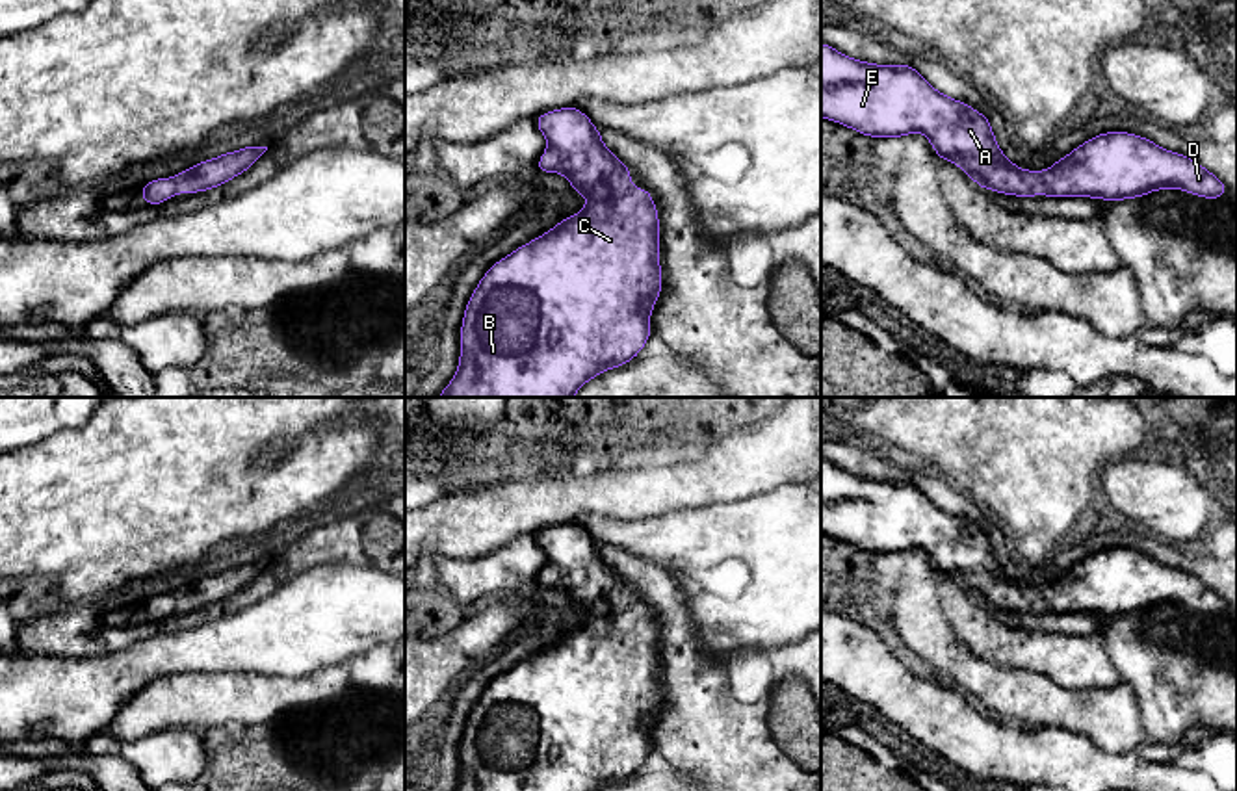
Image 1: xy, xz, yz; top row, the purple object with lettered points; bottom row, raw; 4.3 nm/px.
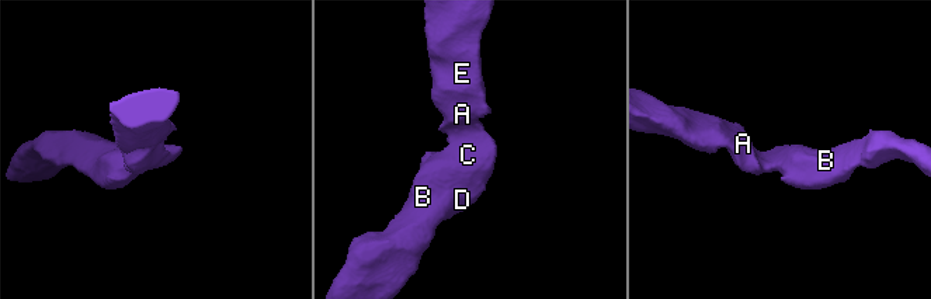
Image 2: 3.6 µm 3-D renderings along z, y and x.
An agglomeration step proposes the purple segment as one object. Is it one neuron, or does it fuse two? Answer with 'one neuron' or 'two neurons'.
one neuron

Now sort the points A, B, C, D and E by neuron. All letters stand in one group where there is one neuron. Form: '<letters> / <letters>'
A B C D E

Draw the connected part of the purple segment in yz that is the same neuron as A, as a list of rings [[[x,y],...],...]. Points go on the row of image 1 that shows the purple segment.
[[[821,43],[821,117],[866,137],[905,137],[921,132],[940,160],[957,163],[979,188],[1014,197],[1139,199],[1155,189],[1185,189],[1202,199],[1226,199],[1228,188],[1187,154],[1122,130],[1103,132],[1075,147],[1046,171],[1025,171],[1007,160],[992,124],[979,110],[938,93],[912,65],[875,65],[853,59]]]

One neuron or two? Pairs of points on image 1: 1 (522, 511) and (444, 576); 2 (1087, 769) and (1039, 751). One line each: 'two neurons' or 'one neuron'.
1: two neurons
2: one neuron

